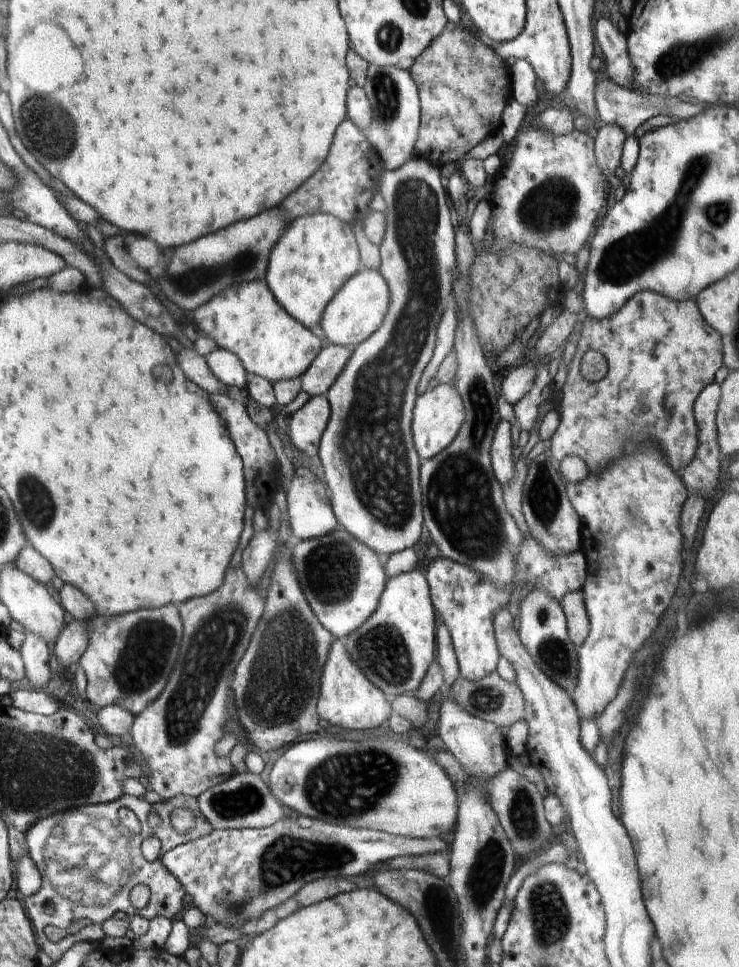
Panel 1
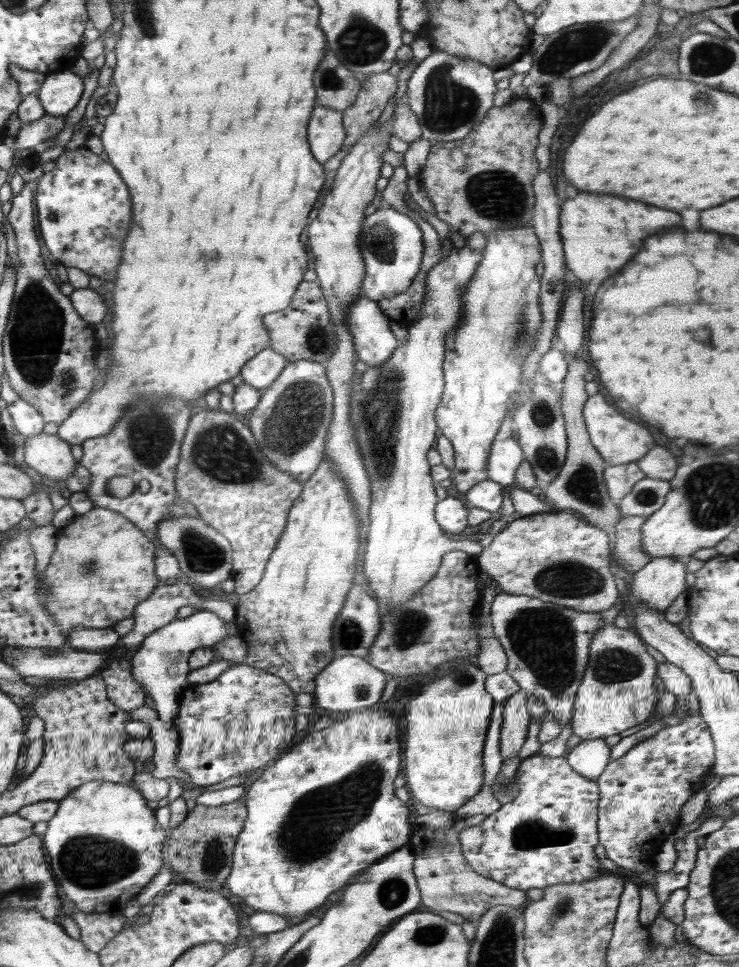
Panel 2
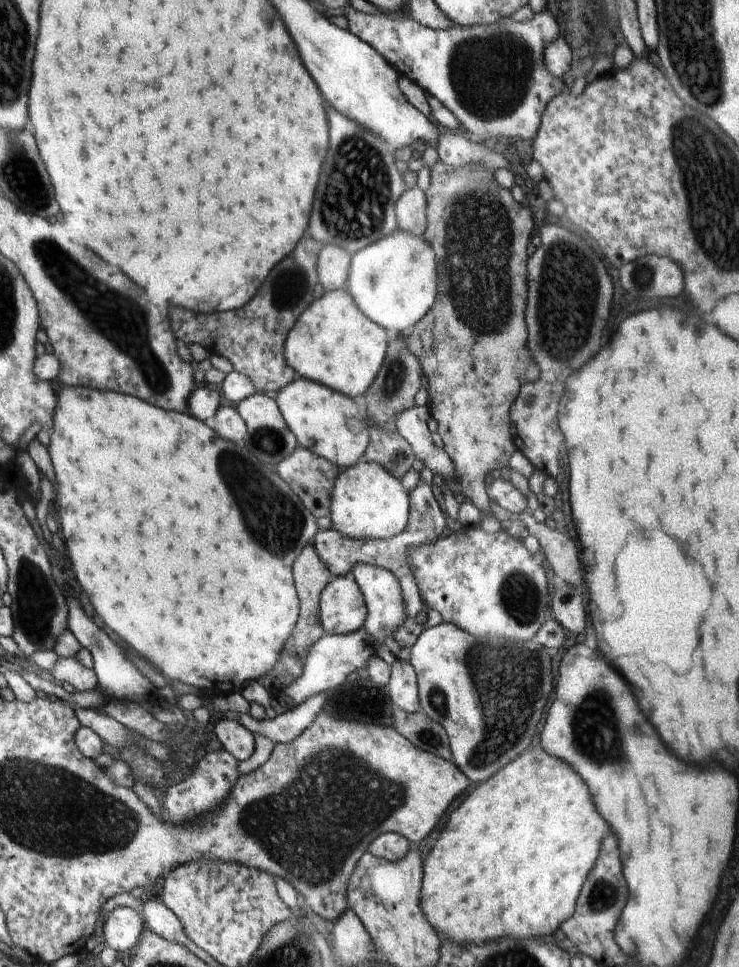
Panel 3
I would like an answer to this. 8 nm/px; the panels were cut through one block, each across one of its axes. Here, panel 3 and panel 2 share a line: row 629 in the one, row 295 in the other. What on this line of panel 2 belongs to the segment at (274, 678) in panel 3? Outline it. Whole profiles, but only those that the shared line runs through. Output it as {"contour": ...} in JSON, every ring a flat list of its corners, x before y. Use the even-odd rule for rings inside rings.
{"contour":[[303,280,296,288,292,302,277,314,267,314,263,321,270,337,268,348,284,355,288,362,311,360,326,366,328,357,334,353,336,332,330,320,328,302,317,280]]}

